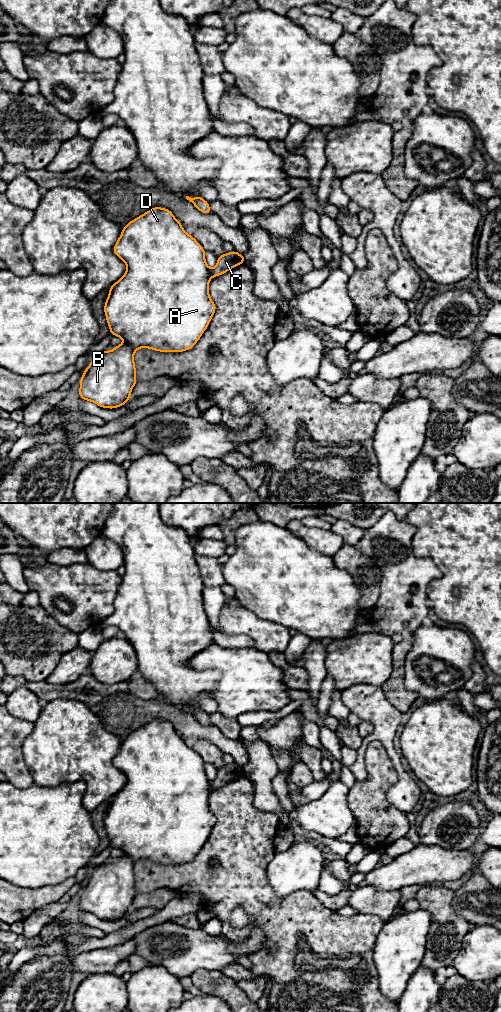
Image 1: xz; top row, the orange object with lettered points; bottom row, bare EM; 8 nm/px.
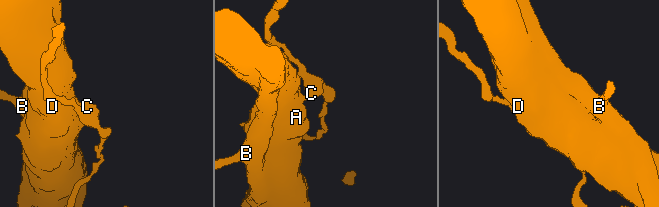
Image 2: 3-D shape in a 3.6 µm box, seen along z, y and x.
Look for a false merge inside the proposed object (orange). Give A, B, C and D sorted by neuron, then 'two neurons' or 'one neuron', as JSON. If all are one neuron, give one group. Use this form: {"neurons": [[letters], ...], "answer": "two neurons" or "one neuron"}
{"neurons": [["A", "B", "D"], ["C"]], "answer": "two neurons"}

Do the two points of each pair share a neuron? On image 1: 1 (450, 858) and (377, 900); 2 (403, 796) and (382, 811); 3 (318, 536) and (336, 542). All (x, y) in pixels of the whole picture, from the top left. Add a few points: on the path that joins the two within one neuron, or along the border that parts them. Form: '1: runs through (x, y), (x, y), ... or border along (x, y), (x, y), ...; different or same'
1: border along (370, 885), (381, 891), (399, 890); different
2: border along (395, 781), (388, 788), (386, 799), (405, 813); different
3: runs through (322, 540), (332, 542); same

